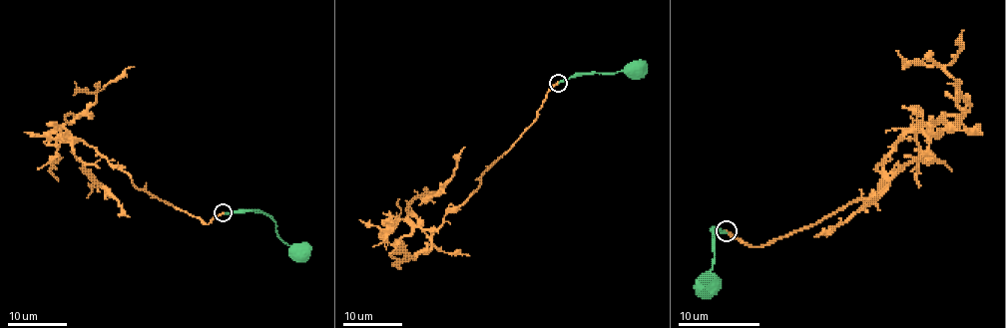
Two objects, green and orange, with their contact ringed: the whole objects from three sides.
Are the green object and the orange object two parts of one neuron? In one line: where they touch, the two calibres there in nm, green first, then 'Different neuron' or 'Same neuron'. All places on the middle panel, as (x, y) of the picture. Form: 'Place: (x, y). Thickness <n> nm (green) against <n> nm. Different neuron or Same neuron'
Place: (558, 83). Thickness 240 nm (green) against 190 nm. Different neuron

